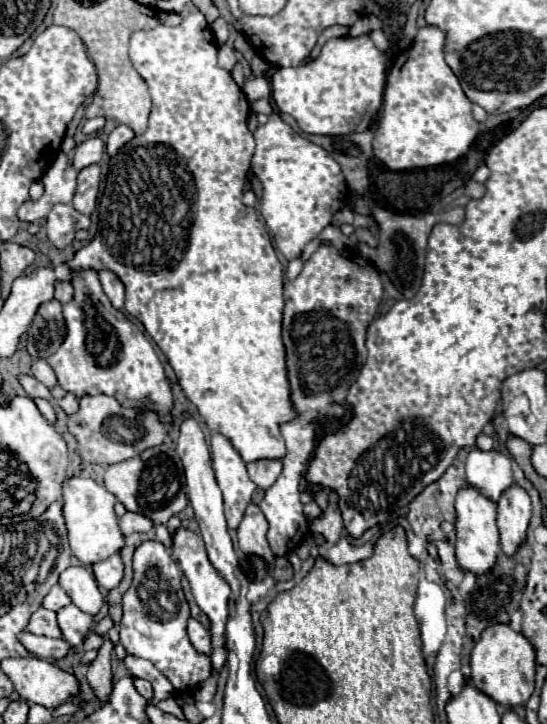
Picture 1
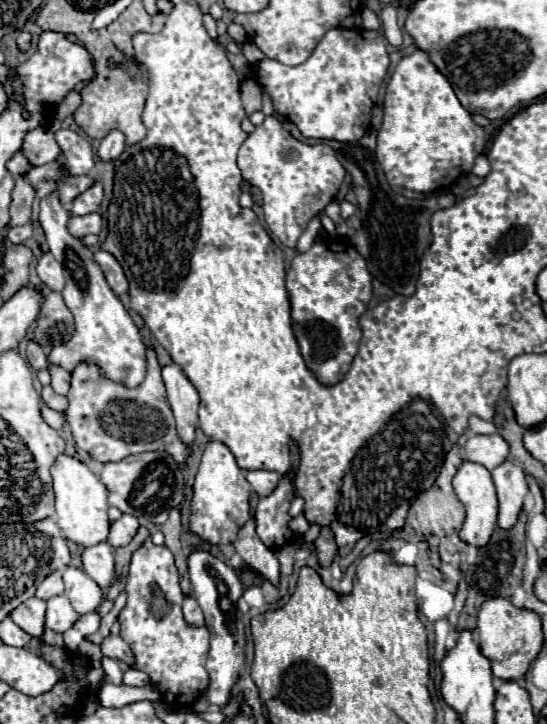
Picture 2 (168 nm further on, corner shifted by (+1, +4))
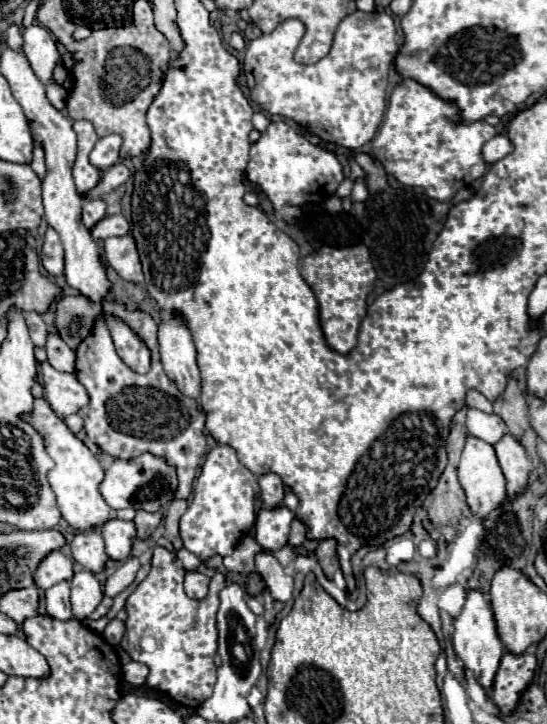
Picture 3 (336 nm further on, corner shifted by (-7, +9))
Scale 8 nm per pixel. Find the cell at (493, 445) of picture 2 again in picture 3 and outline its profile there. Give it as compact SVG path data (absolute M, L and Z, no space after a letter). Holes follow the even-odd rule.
M467 408L467 430L469 436L485 440L487 444L497 444L509 432L497 414L477 412L475 408Z

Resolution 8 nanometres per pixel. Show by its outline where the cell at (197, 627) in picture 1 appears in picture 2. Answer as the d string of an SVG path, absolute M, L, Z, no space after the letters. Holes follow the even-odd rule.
M187 593L187 595L185 595L185 601L183 601L183 615L185 615L185 621L187 621L189 625L195 625L195 627L205 625L201 607L197 605L197 599L193 597L193 593Z

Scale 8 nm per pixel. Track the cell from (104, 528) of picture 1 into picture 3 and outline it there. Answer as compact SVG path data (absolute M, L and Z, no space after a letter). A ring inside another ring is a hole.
M35 398L35 410L25 420L29 420L45 436L47 452L55 460L55 468L49 472L49 484L57 496L57 508L61 516L69 522L71 528L79 532L103 526L111 518L111 508L99 492L99 484L105 478L99 460L89 452L89 448L79 438L75 438L73 432L69 432L65 422L57 418L57 414L49 408L49 404L43 398Z

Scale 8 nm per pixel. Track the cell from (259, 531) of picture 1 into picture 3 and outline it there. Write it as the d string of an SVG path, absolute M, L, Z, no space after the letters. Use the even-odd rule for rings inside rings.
M259 552L255 556L255 562L257 562L257 572L263 576L271 596L275 600L287 602L293 594L293 578L285 574L279 560L269 552Z

